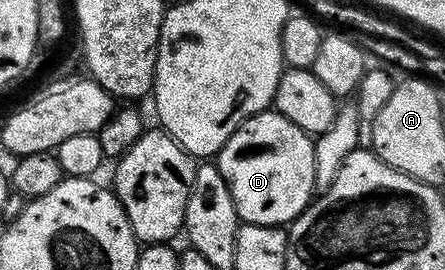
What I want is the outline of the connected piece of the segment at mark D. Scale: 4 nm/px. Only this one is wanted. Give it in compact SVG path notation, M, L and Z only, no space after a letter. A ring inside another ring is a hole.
M276 111L258 113L231 135L224 147L216 155L216 164L220 175L228 182L228 191L236 203L239 222L248 225L289 226L310 204L315 196L314 188L314 142L315 138L306 133L296 123L284 119Z

